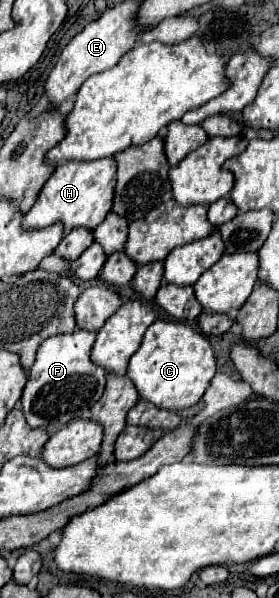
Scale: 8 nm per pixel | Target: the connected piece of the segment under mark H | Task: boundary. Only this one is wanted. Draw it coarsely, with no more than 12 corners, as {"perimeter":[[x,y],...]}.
{"perimeter":[[115,159],[55,169],[25,229],[95,229],[111,211]]}

